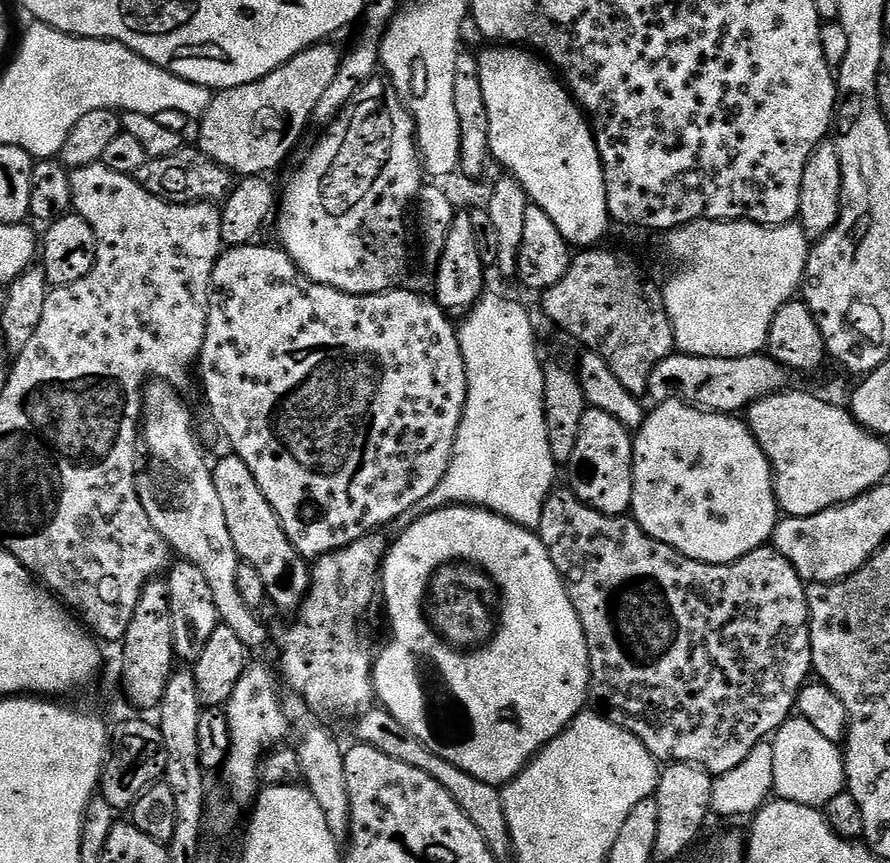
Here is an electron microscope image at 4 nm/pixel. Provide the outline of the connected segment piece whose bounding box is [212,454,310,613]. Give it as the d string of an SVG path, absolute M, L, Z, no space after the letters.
M235 454L227 455L217 464L215 461L212 477L214 490L218 490L218 498L222 501L222 514L226 514L226 527L230 530L234 550L238 550L243 563L258 570L270 604L284 612L295 613L308 592L309 561L300 556L298 550L294 550L278 514L274 514L274 506L270 506L270 502L266 502L266 494L258 490L258 482L254 482L250 466L246 466L246 462Z

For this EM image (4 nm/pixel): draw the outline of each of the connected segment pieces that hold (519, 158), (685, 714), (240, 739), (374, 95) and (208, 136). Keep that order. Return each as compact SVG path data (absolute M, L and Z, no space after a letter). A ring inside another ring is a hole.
M488 46L478 56L478 74L482 78L482 95L486 97L486 114L490 118L491 159L504 167L526 190L529 201L541 208L558 226L570 246L583 250L601 243L608 232L610 217L604 185L604 166L592 137L592 126L581 107L570 95L557 73L539 55L520 46Z
M563 486L553 487L548 501L544 504L542 510L542 518L540 519L540 527L538 535L540 541L546 546L546 550L550 554L550 558L554 562L554 566L558 570L558 574L564 580L564 585L568 591L570 602L574 606L574 610L578 614L578 618L582 622L582 630L586 634L586 646L588 647L588 665L592 671L592 683L590 685L590 696L593 701L597 700L604 709L603 715L611 722L617 724L622 730L626 730L630 734L634 734L646 746L646 750L656 759L657 762L671 762L673 764L696 764L700 768L704 768L707 772L711 772L713 777L720 777L728 771L734 770L736 766L741 766L742 762L746 762L750 752L754 750L759 743L767 741L781 726L787 722L793 715L796 699L799 698L804 685L809 683L812 671L812 647L810 646L810 626L808 625L808 590L803 580L801 580L798 570L794 570L794 566L790 566L790 562L784 557L775 546L765 546L754 550L750 554L746 554L742 559L734 561L732 564L707 564L706 562L698 562L694 558L686 558L676 548L666 546L662 542L658 542L650 534L646 534L646 530L642 530L642 526L631 516L625 514L623 516L607 516L598 510L594 510L590 506L586 506L575 494L571 487Z
M249 663L244 669L242 678L238 678L238 686L234 686L234 694L226 705L228 721L230 722L230 742L232 749L224 761L222 775L228 783L227 795L237 805L251 805L257 799L262 788L260 765L269 752L281 747L290 732L288 713L284 711L284 700L268 673L264 664Z
M374 78L370 82L366 82L366 86L362 86L358 90L356 97L345 106L338 119L332 121L321 132L324 133L321 134L320 141L309 150L308 157L304 160L304 165L297 170L296 177L289 182L284 196L282 192L282 203L278 208L280 221L276 224L277 230L280 231L279 247L283 248L289 258L298 265L301 272L305 276L309 276L314 282L329 284L331 288L337 288L355 296L369 296L379 292L391 292L403 281L400 279L408 272L408 207L411 204L413 207L417 203L420 189L425 187L426 184L426 173L420 158L420 149L416 143L416 123L414 118L387 79Z
M321 42L294 54L290 62L278 66L273 72L254 82L217 91L210 106L198 120L200 151L221 164L227 172L240 178L271 174L295 150L300 135L307 130L308 124L313 123L314 106L318 106L323 92L329 88L330 82L334 82L334 74L338 74L341 59L341 49L336 49L332 42Z

